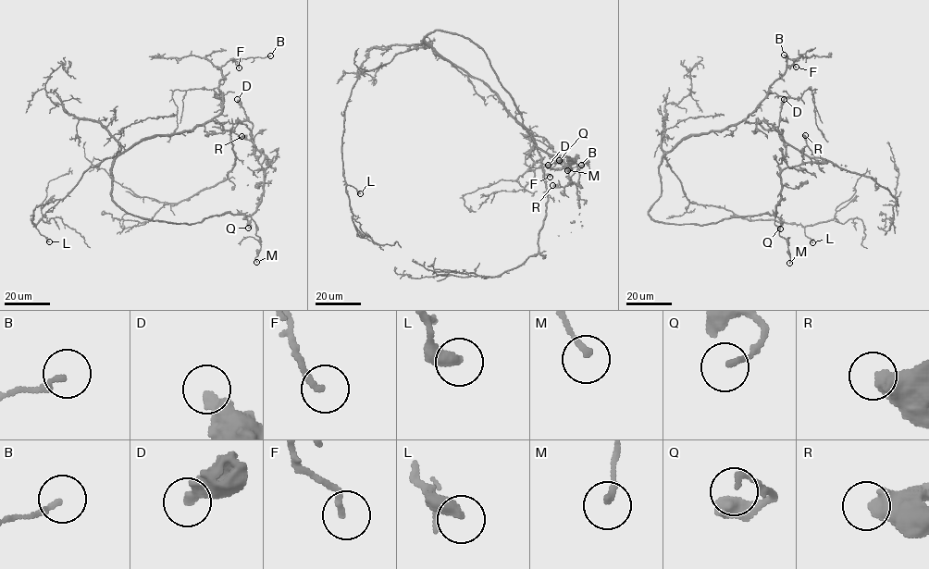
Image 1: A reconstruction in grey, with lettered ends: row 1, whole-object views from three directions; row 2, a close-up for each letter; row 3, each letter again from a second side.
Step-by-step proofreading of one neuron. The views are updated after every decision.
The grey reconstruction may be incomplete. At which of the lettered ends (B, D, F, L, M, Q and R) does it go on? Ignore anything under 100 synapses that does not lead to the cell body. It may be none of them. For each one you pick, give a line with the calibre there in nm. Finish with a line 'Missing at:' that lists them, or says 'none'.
Missing at: none

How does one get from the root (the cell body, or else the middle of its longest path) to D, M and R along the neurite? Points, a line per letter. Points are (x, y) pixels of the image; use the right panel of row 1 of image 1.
D: (679, 142), (661, 159), (661, 196), (649, 211), (654, 220), (775, 216), (784, 99)
M: (679, 142), (661, 159), (661, 196), (650, 216), (708, 225), (774, 215), (789, 263)
R: (679, 142), (661, 159), (661, 196), (649, 215), (708, 225), (775, 216), (780, 172), (802, 162), (805, 135)

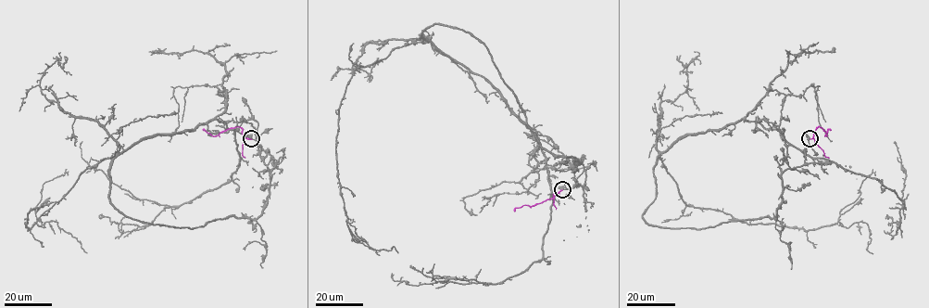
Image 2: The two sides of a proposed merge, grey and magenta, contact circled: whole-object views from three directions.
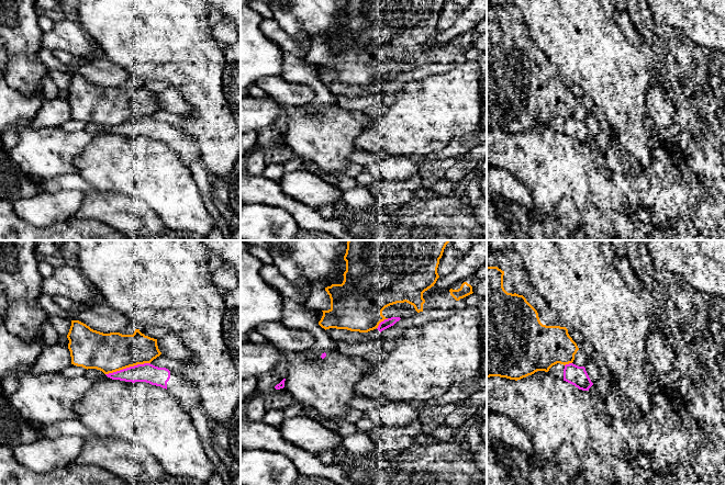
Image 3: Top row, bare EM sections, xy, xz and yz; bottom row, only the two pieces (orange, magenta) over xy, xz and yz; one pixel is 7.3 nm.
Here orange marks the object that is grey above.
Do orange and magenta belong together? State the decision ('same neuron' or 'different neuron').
different neuron

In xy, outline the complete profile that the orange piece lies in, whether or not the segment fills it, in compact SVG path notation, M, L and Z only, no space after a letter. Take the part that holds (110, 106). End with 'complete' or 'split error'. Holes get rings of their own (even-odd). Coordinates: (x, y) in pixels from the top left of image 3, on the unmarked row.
M71 75L67 92L71 119L97 123L104 128L150 117L161 109L157 93L145 90L140 83L133 89L103 88L79 75Z; complete

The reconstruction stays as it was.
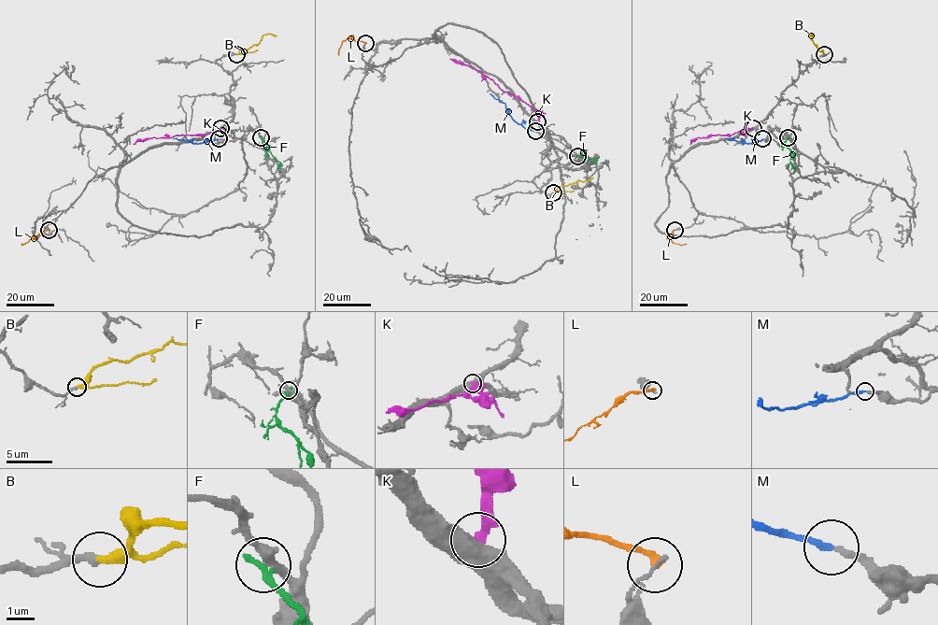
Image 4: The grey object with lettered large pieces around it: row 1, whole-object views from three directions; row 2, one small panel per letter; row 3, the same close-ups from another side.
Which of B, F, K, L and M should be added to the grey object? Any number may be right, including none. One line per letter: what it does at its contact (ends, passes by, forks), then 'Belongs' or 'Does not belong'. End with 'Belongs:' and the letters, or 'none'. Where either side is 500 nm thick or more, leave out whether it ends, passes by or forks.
B: It ends there. Belongs
F: It ends there. Does not belong
K: Does not belong
L: It ends there. Does not belong
M: It ends there. Belongs
Belongs: B, M

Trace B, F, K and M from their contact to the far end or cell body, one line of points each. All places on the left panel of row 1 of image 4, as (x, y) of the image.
B: (236, 54), (257, 45), (264, 35), (277, 36)
F: (261, 137), (267, 149), (279, 163), (280, 171)
K: (220, 128), (208, 134), (152, 137), (133, 144)
M: (219, 138), (198, 143), (173, 139)

